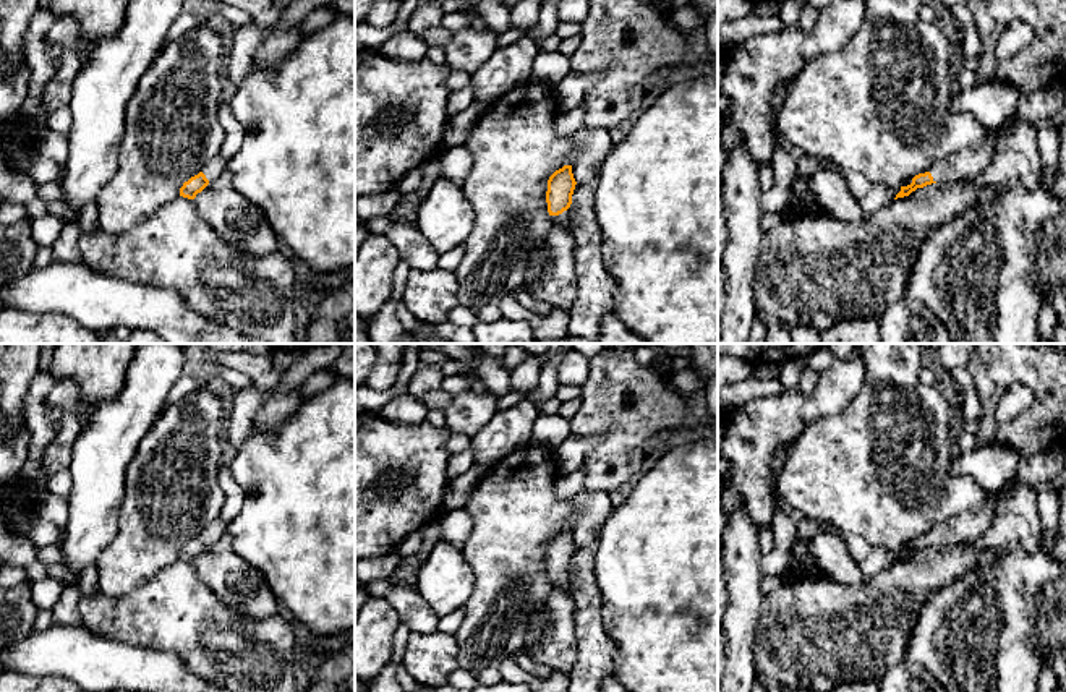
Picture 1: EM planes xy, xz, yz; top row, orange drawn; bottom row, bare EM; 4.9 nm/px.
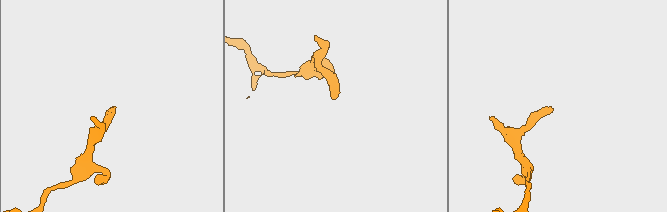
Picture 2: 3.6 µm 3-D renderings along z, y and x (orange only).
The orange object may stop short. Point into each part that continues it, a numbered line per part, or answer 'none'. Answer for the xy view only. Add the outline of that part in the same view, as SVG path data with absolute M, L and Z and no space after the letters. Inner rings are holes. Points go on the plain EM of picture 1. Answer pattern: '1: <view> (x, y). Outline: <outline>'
1: xy (216, 529). Outline: M217 517L212 520L203 532L201 535L206 538L209 546L215 545L224 535L227 535L227 527L228 522L222 520Z

